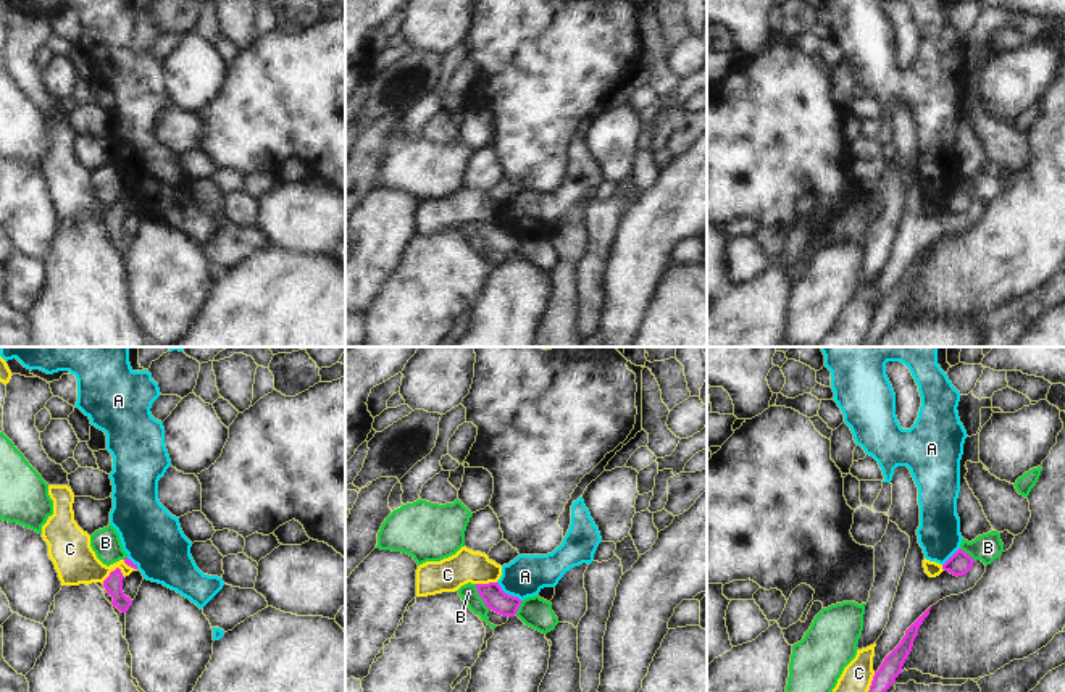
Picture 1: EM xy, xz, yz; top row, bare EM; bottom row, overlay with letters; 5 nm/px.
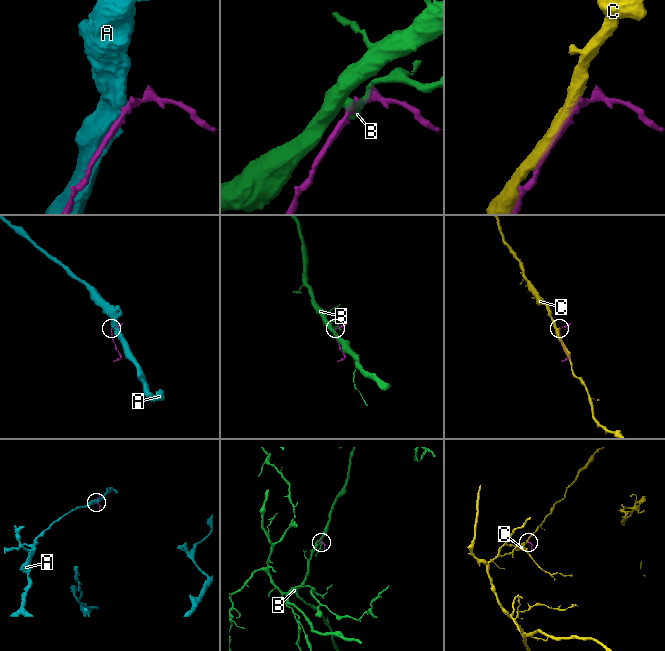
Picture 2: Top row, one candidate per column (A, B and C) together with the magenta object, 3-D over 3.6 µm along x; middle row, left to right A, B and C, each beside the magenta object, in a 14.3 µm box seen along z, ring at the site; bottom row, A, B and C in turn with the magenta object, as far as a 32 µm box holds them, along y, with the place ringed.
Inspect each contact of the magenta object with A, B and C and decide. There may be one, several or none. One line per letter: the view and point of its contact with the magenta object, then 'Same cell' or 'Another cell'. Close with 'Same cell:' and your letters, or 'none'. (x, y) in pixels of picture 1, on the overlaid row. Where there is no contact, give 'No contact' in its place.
A: Touches magenta at xz (507, 594). Another cell
B: Touches magenta at xz (480, 596). Another cell
C: Touches magenta at xy (115, 570). Another cell
Same cell: none

